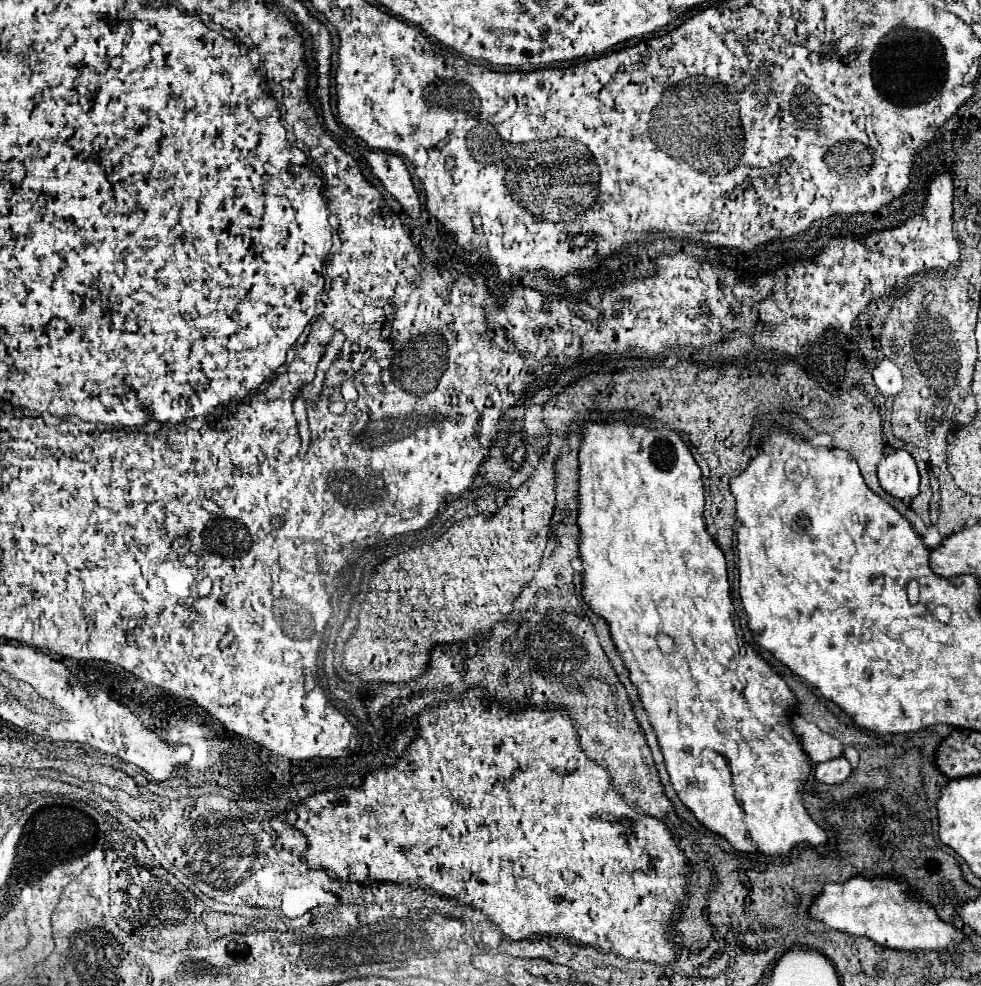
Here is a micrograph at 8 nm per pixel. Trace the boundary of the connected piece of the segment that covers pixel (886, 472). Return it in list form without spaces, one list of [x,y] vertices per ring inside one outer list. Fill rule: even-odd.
[[[897,449],[883,457],[879,461],[877,477],[883,491],[895,499],[913,499],[919,493],[917,465],[905,449]]]

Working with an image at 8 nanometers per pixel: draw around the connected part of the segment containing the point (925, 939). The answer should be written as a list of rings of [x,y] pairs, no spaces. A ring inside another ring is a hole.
[[[853,877],[847,883],[827,883],[825,891],[813,901],[813,907],[809,911],[815,919],[823,921],[827,927],[835,927],[837,931],[845,931],[851,935],[863,935],[869,937],[871,941],[891,947],[891,949],[903,949],[903,951],[917,951],[917,949],[953,949],[959,945],[965,937],[949,923],[943,923],[937,913],[923,901],[917,901],[915,897],[907,895],[907,887],[903,881],[895,881],[893,877],[883,877],[883,879],[863,879],[863,877]]]

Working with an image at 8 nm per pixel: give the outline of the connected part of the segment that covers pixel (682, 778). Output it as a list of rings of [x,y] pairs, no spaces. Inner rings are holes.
[[[587,421],[581,435],[577,525],[581,531],[583,601],[609,627],[615,651],[623,659],[655,729],[673,789],[699,823],[723,835],[737,851],[787,855],[801,841],[825,843],[825,831],[811,821],[801,803],[801,787],[811,769],[821,783],[843,783],[849,777],[849,761],[835,757],[819,763],[819,771],[811,765],[791,729],[795,695],[745,643],[729,593],[723,551],[703,523],[701,469],[689,447],[671,429],[647,429],[625,421]],[[661,633],[673,639],[671,653],[659,649],[657,637]]]

